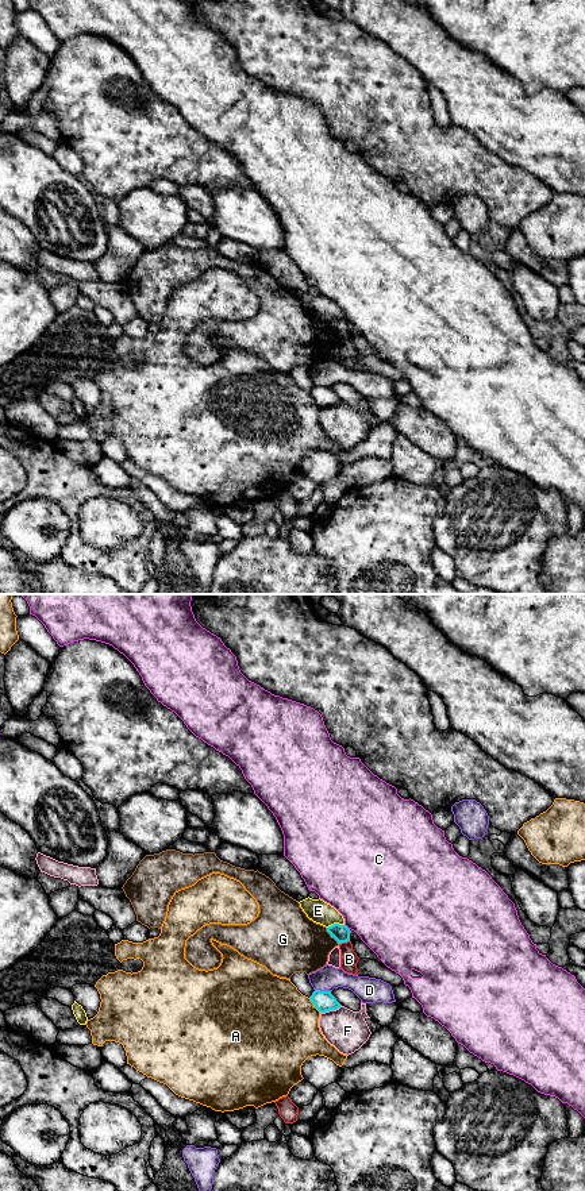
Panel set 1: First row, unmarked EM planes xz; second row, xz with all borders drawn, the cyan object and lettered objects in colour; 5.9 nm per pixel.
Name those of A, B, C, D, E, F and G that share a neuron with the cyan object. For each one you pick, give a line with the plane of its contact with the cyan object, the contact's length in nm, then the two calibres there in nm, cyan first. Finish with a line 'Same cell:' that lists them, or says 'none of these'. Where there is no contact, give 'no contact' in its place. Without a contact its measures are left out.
Same cell: none of these

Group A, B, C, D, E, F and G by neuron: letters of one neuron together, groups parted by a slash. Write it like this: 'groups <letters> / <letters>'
groups A / B / C / D / E / F / G

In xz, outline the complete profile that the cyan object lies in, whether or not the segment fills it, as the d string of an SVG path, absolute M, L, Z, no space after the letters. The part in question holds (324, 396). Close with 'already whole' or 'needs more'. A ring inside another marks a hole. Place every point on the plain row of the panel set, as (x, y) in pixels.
M315 385L309 394L320 408L336 405L342 401L331 386Z; already whole

